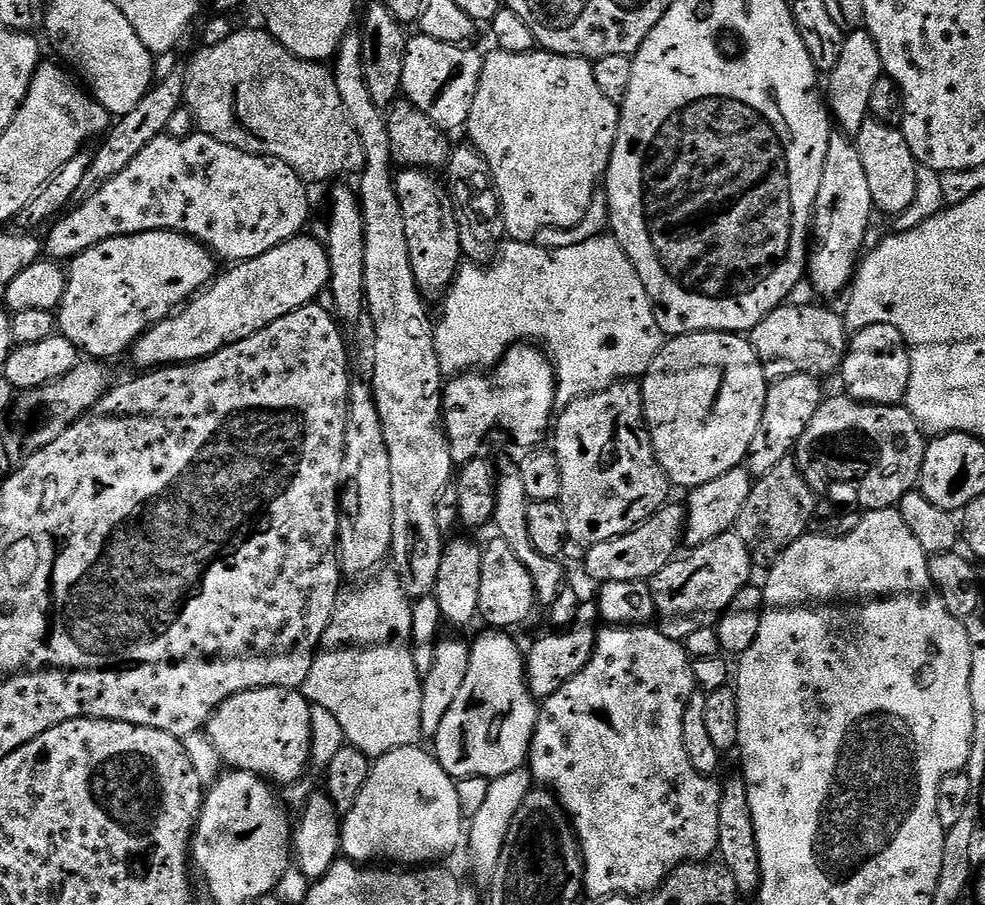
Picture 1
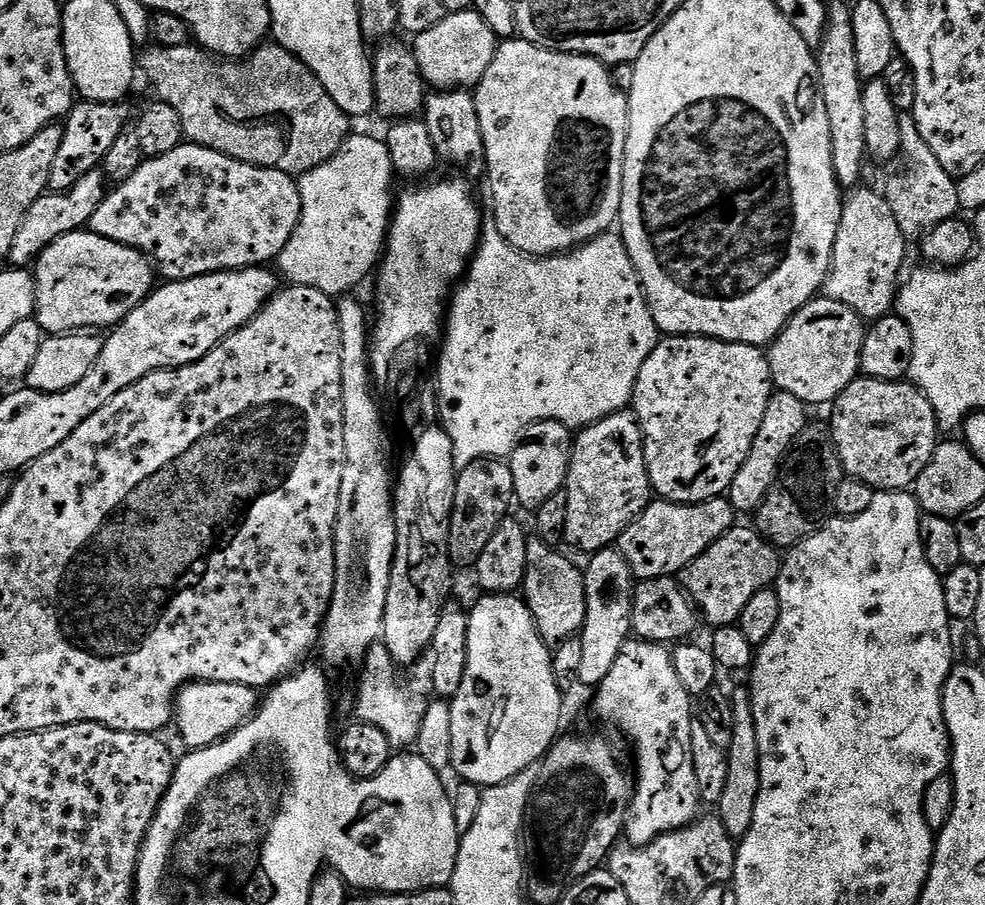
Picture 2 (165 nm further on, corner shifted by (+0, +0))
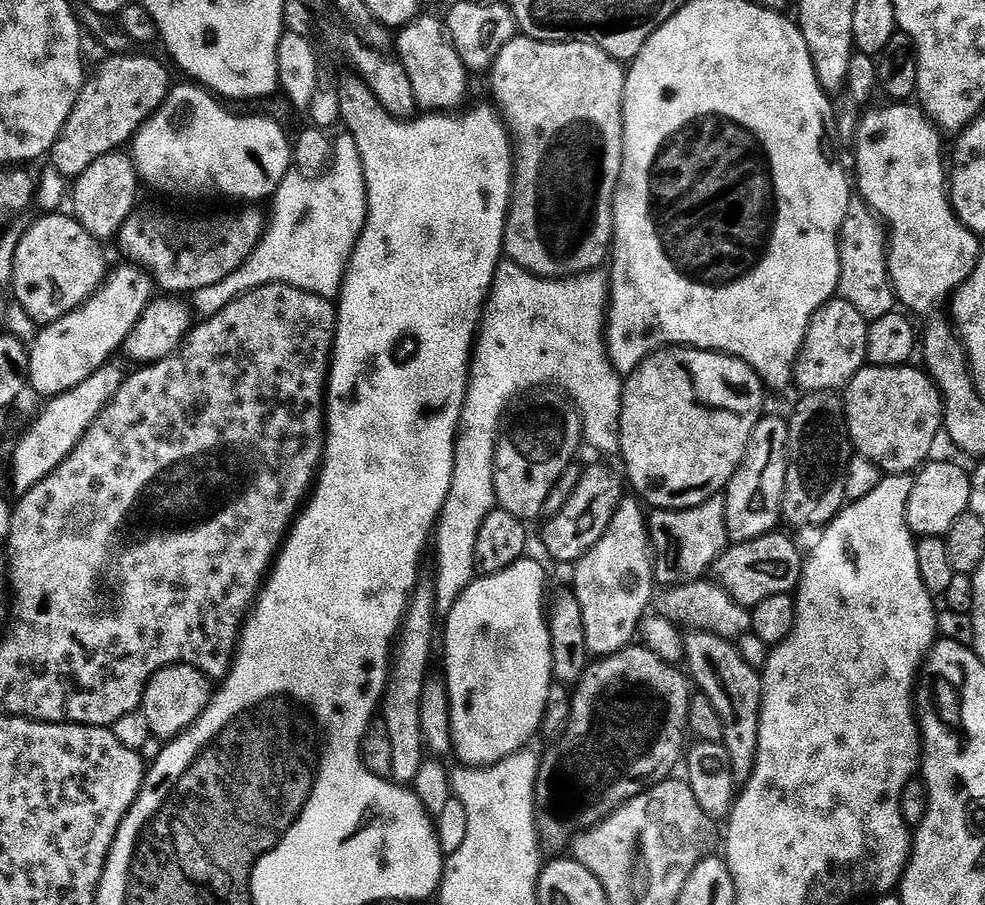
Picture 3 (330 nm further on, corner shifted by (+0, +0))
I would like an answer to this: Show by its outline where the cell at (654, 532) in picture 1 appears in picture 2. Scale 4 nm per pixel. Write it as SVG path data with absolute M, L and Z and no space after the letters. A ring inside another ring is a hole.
M716 496L713 498L713 500L707 500L701 504L675 504L669 500L661 500L656 498L649 503L648 507L642 510L642 514L637 520L630 522L630 526L626 526L626 530L622 533L622 535L620 535L618 541L618 551L620 553L620 557L622 557L622 559L630 566L632 575L637 581L653 580L659 576L675 577L677 574L683 573L684 568L686 566L690 566L690 562L694 562L694 558L698 558L698 554L705 552L705 550L707 550L714 541L716 541L718 538L722 538L722 534L726 534L729 530L731 530L737 523L737 520L738 513L732 509L731 502L729 502L724 496Z

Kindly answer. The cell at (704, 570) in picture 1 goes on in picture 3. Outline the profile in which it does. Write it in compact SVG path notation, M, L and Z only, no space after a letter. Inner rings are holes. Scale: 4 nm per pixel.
M775 531L769 536L754 538L750 542L732 544L724 549L723 554L712 565L710 572L715 583L724 588L726 594L730 594L730 598L743 608L750 610L773 594L795 593L800 584L805 557L802 552L800 556L795 542L790 537L780 535L779 531Z

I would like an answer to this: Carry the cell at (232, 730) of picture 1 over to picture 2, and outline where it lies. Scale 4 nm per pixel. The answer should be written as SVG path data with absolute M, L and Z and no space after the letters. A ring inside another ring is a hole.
M206 682L185 684L174 701L174 728L180 731L185 749L195 750L216 744L233 730L245 724L258 707L257 689L230 682Z

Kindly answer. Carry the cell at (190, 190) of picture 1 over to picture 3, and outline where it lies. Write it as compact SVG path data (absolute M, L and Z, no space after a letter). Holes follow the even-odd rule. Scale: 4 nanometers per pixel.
M244 206L241 212L232 212L229 216L212 216L209 220L191 220L188 216L175 216L172 212L163 212L160 208L137 207L136 211L126 218L120 228L118 245L123 259L144 269L152 277L152 283L164 294L193 294L203 287L214 286L222 278L230 278L254 254L264 237L266 216L259 212L259 207Z

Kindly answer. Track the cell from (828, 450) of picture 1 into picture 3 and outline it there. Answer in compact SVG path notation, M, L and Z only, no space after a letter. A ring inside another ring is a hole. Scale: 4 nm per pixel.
M865 366L842 392L853 449L870 458L881 473L893 476L915 473L933 455L932 447L942 436L944 401L940 390L927 371L912 367Z

